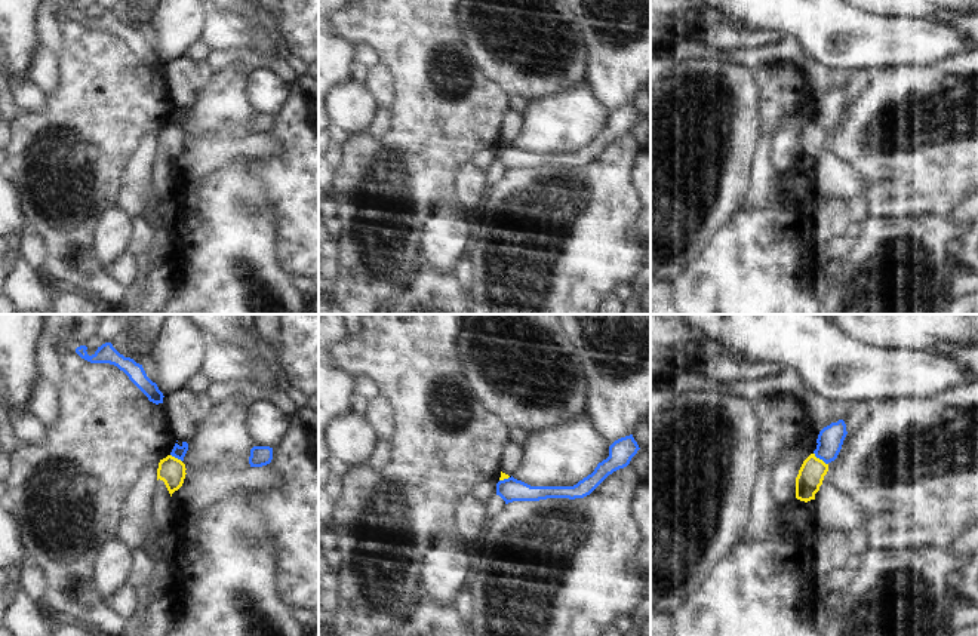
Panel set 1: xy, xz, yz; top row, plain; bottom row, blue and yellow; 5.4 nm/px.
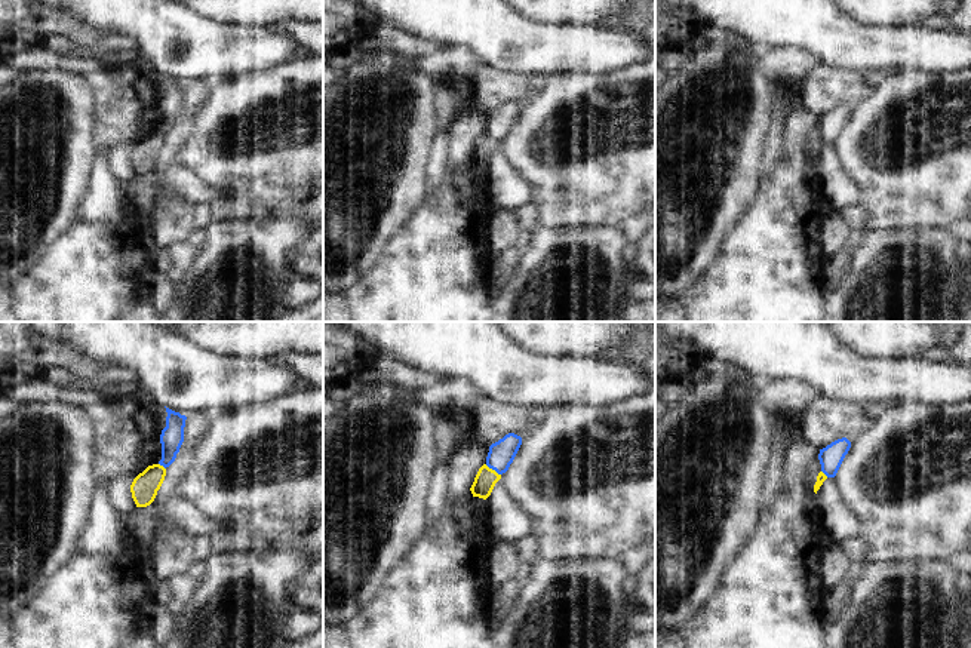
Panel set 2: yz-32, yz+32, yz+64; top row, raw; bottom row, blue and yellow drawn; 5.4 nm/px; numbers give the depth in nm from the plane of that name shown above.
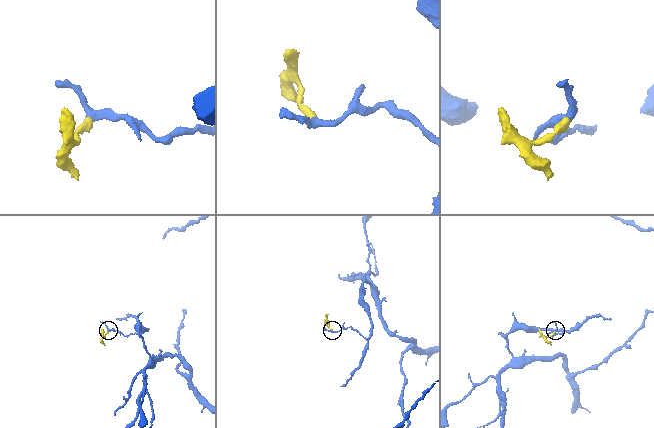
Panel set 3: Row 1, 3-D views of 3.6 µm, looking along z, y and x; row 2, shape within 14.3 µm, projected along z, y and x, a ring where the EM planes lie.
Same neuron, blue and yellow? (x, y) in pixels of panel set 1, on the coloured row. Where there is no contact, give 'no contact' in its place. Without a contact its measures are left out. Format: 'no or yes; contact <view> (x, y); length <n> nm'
no; contact yz (820, 458); length 100 nm

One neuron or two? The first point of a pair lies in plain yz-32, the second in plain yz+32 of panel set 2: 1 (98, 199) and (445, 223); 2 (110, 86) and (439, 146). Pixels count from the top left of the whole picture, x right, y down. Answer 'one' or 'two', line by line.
1: two
2: two

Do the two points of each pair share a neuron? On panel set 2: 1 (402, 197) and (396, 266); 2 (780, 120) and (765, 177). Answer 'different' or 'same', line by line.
1: different
2: same

